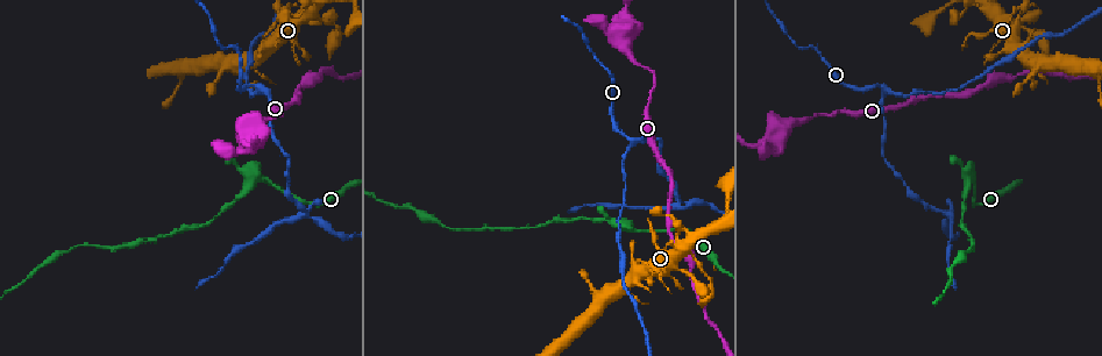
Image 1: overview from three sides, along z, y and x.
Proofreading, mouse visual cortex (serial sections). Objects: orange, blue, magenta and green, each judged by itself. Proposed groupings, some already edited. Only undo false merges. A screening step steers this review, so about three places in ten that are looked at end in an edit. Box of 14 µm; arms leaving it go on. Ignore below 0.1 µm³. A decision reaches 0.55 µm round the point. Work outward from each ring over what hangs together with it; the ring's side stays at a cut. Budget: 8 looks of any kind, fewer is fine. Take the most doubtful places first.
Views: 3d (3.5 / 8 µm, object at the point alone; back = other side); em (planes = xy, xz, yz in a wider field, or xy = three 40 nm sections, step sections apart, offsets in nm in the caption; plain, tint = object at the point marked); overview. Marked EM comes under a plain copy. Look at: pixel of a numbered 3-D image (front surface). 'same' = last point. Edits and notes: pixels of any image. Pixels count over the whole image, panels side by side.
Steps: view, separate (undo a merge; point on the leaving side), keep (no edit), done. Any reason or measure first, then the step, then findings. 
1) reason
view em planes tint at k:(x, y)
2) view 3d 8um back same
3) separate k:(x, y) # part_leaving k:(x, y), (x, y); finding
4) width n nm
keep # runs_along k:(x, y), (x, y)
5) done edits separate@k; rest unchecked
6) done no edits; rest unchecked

abrupt turn
view 3d 3.5um back at 1:(970, 176)

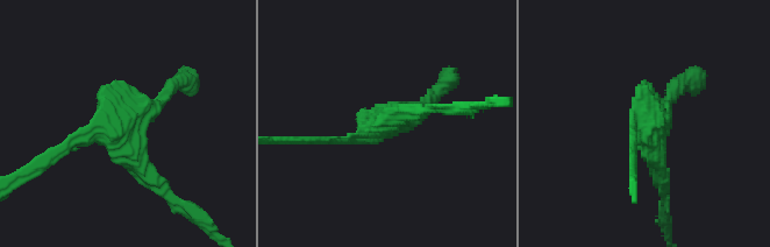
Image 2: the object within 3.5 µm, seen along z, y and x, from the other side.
view em xy step 5 tint at 2:(374, 130)

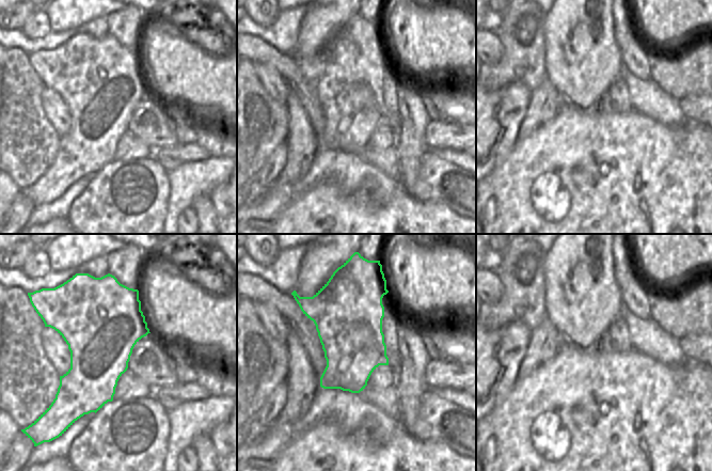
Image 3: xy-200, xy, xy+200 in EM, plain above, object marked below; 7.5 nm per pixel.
keep # runs_along 2:(47, 157), (112, 129), (162, 190); all the same cell

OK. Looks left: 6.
view 3d 3.5um at 1:(260, 89)

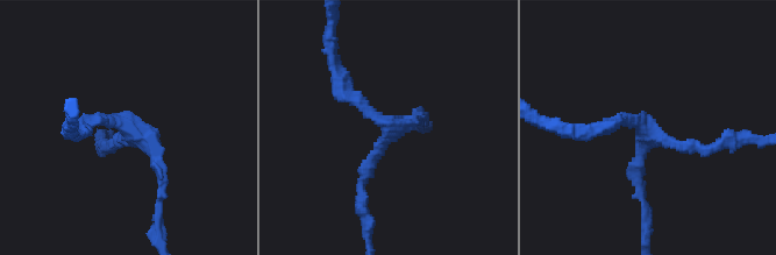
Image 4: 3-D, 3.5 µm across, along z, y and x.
arms 3; arm_widths 150, 150, 200 nm; now the EM
view em xy step 1 tint at 4:(643, 127)

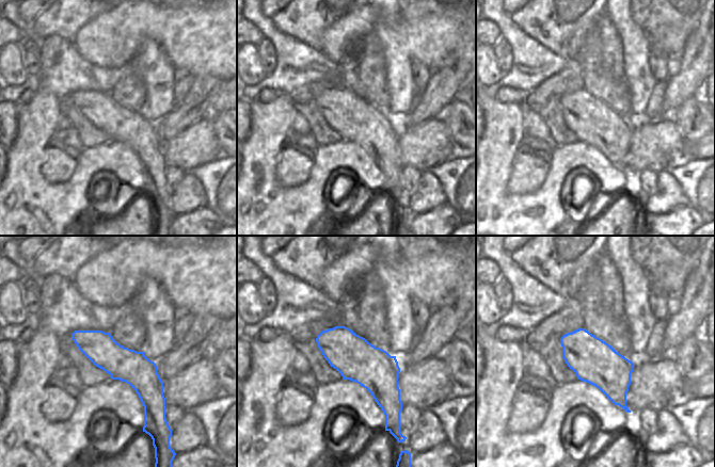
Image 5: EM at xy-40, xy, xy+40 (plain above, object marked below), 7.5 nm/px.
cut it another way
view em planes tint same

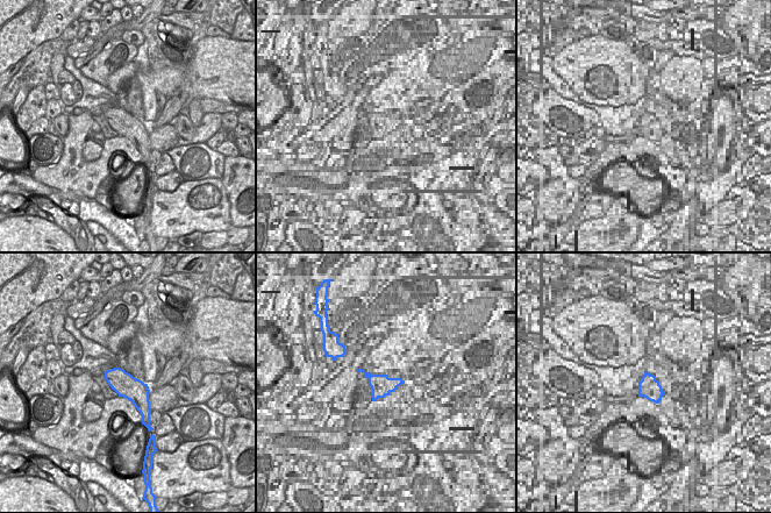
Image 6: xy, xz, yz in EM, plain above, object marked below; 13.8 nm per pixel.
keep # runs_along 4:(76, 130), (122, 119), (155, 144), (162, 188); continuous, no second cell

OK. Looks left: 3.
a fork
view 3d 3.5um at 1:(943, 214)

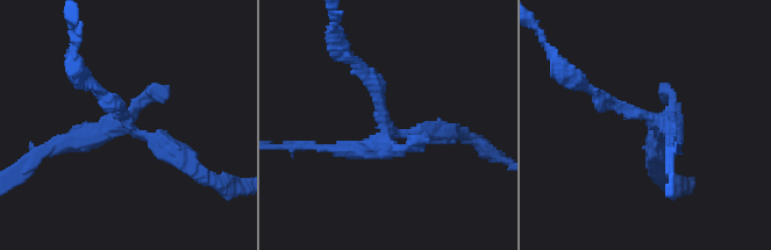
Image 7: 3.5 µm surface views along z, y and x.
need the tissue
view em xy step 2 tint at 7:(124, 118)

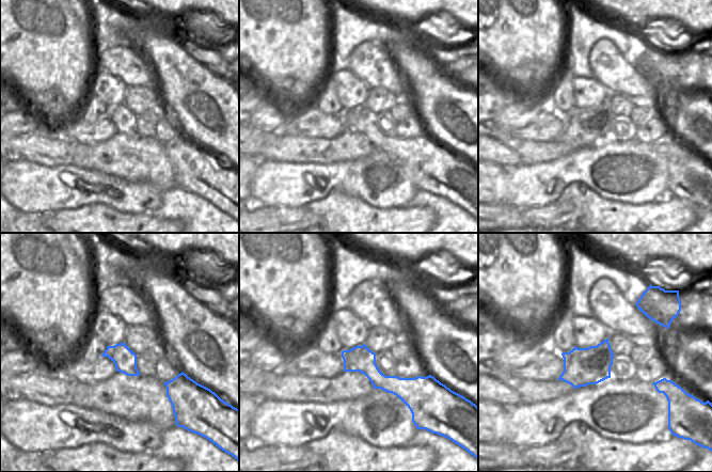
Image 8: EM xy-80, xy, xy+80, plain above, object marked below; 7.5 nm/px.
view em xy step 1 tint same

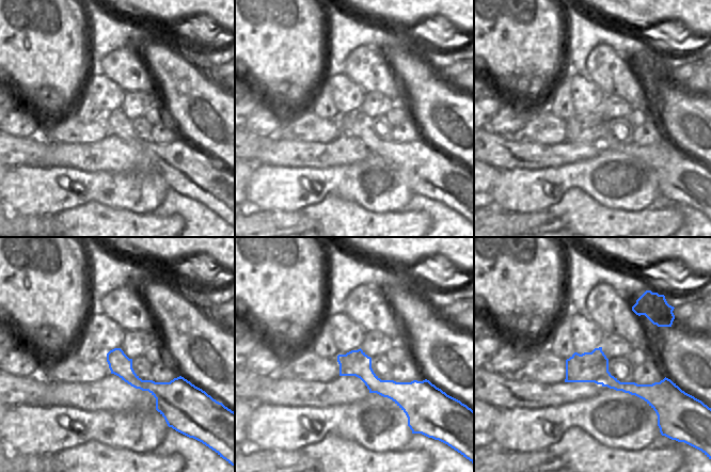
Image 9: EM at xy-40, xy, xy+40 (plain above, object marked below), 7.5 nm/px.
separate 7:(419, 147) # part_leaving 7:(386, 136), (369, 149), (290, 145); a second cell is stuck on

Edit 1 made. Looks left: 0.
done edits separate@7; rest unchecked

